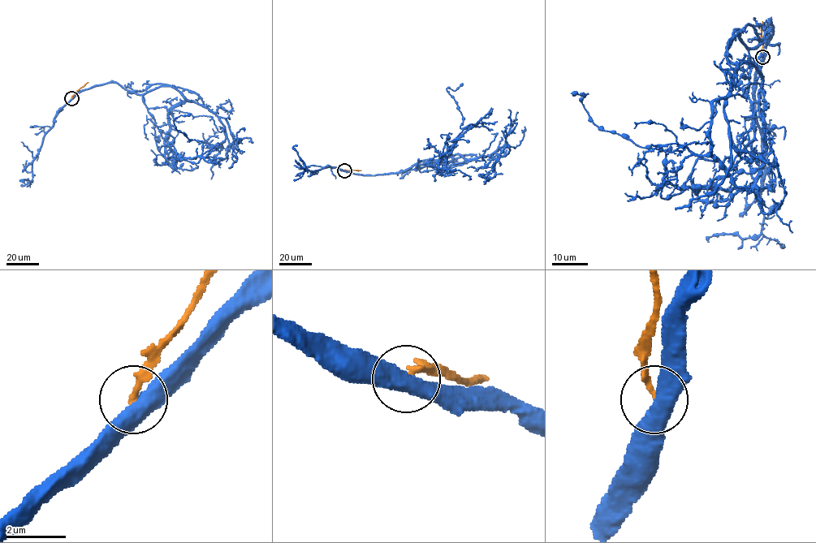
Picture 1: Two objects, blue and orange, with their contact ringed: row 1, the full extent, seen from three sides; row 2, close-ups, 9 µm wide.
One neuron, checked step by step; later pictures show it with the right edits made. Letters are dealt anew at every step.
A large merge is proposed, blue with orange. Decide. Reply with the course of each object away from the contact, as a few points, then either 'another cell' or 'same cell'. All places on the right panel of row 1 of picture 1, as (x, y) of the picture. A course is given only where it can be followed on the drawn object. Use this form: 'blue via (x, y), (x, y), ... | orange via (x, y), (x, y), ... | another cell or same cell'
blue via (762, 58), (770, 21), (749, 50), (753, 138), (709, 185), (667, 183), (670, 147), (601, 130), (571, 93) | orange via (762, 57), (762, 21) | another cell

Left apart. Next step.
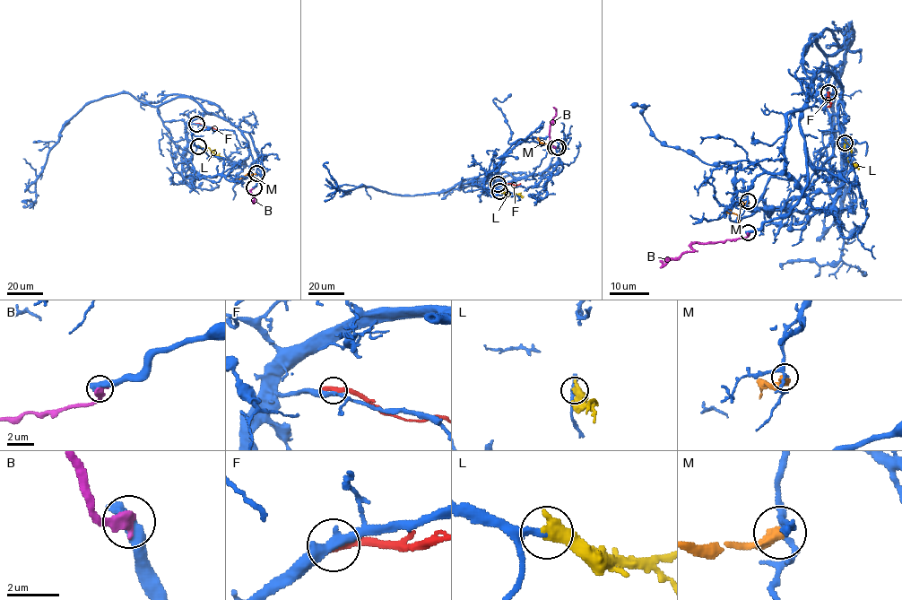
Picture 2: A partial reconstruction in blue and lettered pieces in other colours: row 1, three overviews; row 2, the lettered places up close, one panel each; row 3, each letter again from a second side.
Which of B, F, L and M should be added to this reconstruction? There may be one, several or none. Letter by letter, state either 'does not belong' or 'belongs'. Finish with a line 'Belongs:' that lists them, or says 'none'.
B: does not belong
F: does not belong
L: belongs
M: does not belong
Belongs: L

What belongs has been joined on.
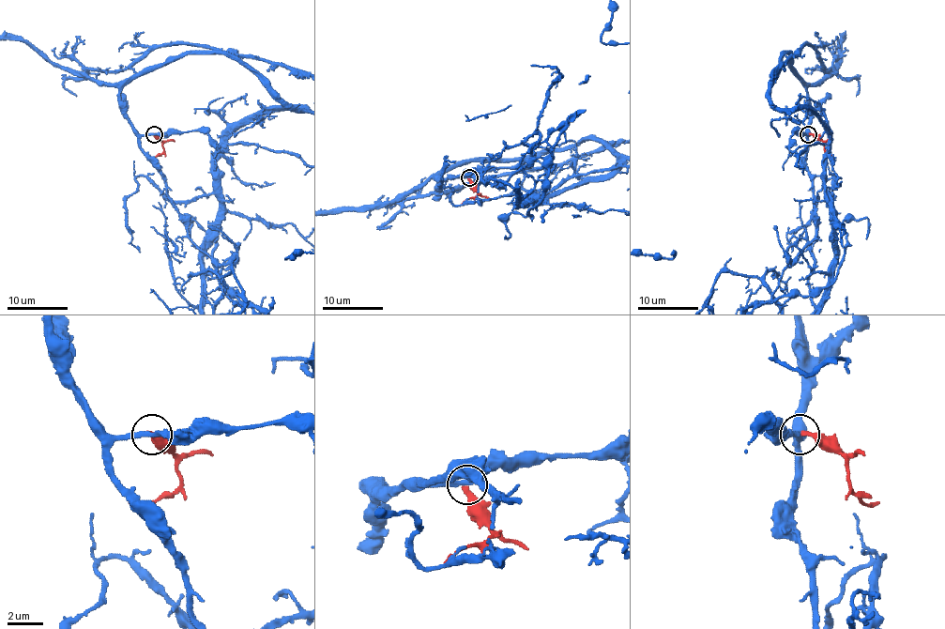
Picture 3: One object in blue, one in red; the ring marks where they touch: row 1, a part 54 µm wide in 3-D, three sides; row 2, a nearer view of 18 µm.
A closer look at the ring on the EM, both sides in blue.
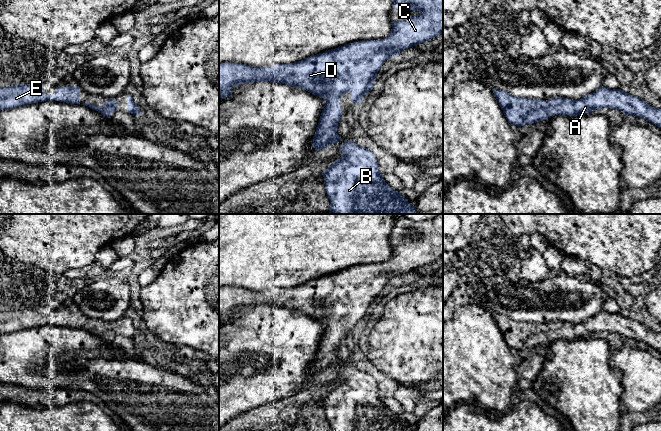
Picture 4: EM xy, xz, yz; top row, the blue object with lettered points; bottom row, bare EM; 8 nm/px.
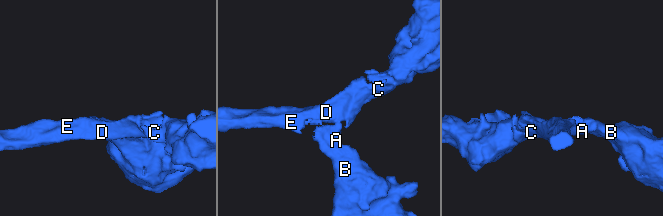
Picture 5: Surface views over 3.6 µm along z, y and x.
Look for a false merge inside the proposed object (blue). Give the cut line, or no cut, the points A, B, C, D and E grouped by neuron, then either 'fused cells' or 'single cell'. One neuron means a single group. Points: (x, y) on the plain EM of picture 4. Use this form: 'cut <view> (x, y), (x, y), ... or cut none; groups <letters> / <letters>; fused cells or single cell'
cut none; groups A B C D E; single cell

